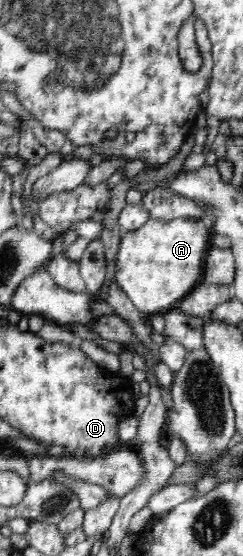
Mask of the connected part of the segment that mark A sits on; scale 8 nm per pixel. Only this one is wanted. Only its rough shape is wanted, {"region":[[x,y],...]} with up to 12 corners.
{"region":[[149,218],[121,237],[114,276],[139,311],[202,284],[213,229]]}

